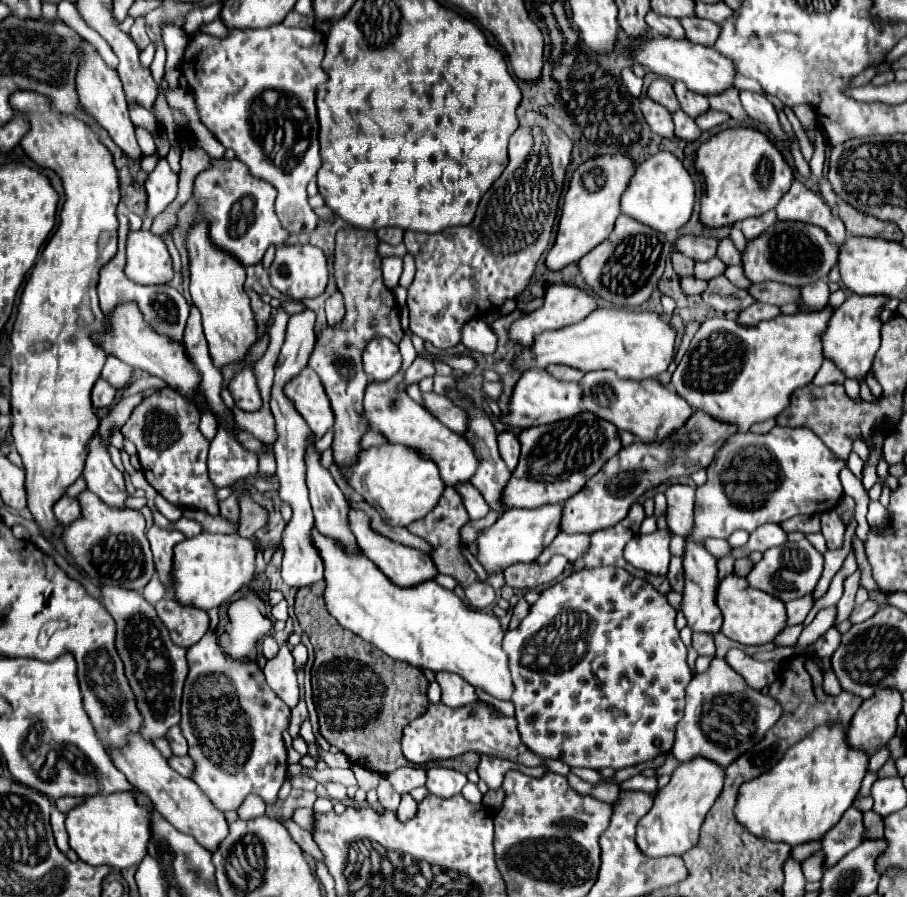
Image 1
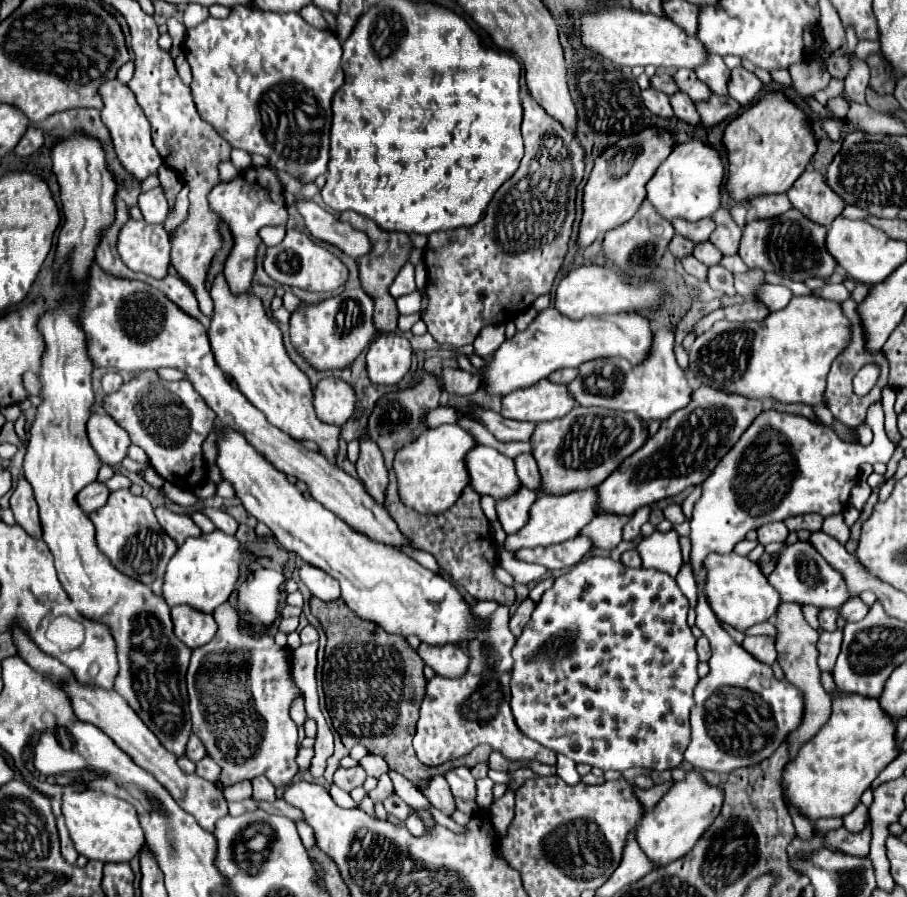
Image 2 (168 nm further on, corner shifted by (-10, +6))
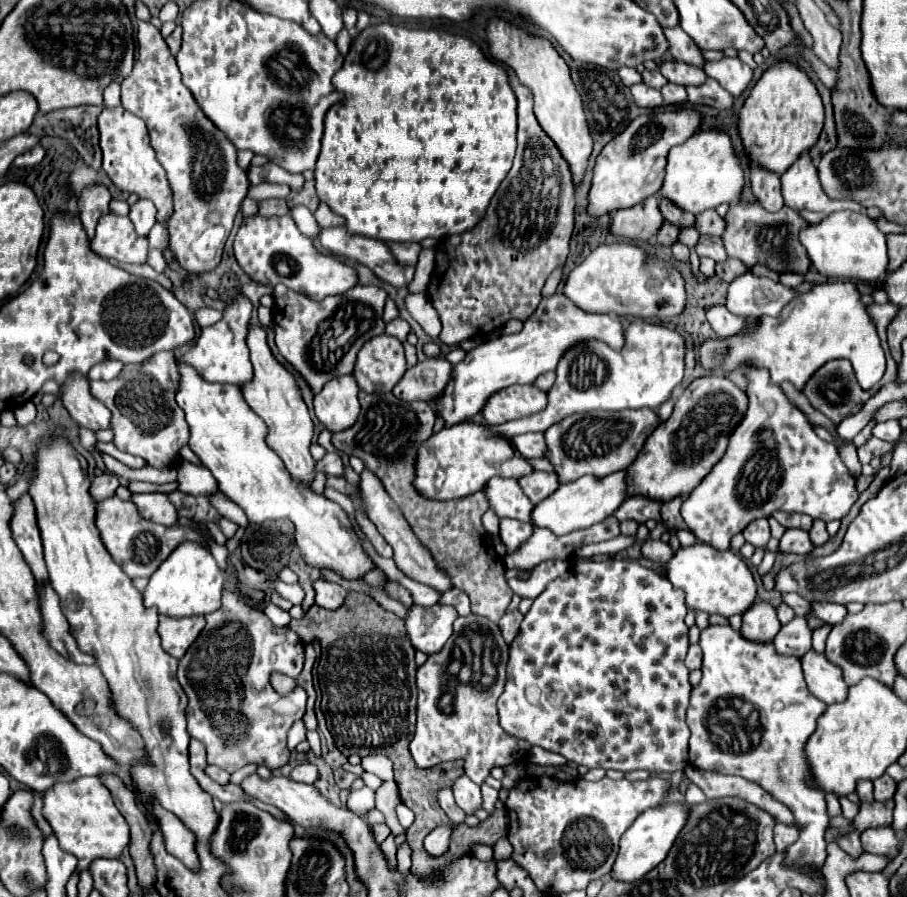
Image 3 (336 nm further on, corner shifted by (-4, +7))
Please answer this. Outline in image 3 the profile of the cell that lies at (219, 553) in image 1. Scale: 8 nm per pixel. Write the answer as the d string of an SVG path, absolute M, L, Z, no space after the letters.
M183 541L167 557L167 561L151 575L149 585L143 593L147 607L157 607L159 613L169 617L185 615L207 615L221 607L221 591L225 583L225 573L217 565L209 547L201 541Z

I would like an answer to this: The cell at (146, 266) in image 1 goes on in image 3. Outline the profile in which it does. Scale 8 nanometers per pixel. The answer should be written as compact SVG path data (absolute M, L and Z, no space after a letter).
M115 213L103 215L97 223L97 233L91 239L91 249L105 259L115 259L123 263L143 265L147 263L147 237L137 237L129 217L119 217Z

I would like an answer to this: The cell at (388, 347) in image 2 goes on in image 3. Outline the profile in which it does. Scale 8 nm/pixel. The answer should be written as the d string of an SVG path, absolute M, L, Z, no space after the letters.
M379 335L369 339L357 353L355 379L367 393L391 391L407 369L403 343L397 337Z

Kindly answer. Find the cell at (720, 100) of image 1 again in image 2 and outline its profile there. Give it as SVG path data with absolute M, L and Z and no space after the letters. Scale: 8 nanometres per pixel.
M707 54L705 64L695 68L695 74L699 80L703 80L715 94L727 94L727 78L729 68L725 66L723 58L717 54Z

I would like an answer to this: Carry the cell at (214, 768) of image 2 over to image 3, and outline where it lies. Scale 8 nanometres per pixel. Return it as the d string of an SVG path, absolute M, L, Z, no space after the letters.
M207 765L207 767L205 767L205 773L207 773L213 781L217 781L217 783L221 783L221 785L227 785L227 783L229 783L229 773L223 771L223 769L217 769L217 767L213 767L213 765Z

